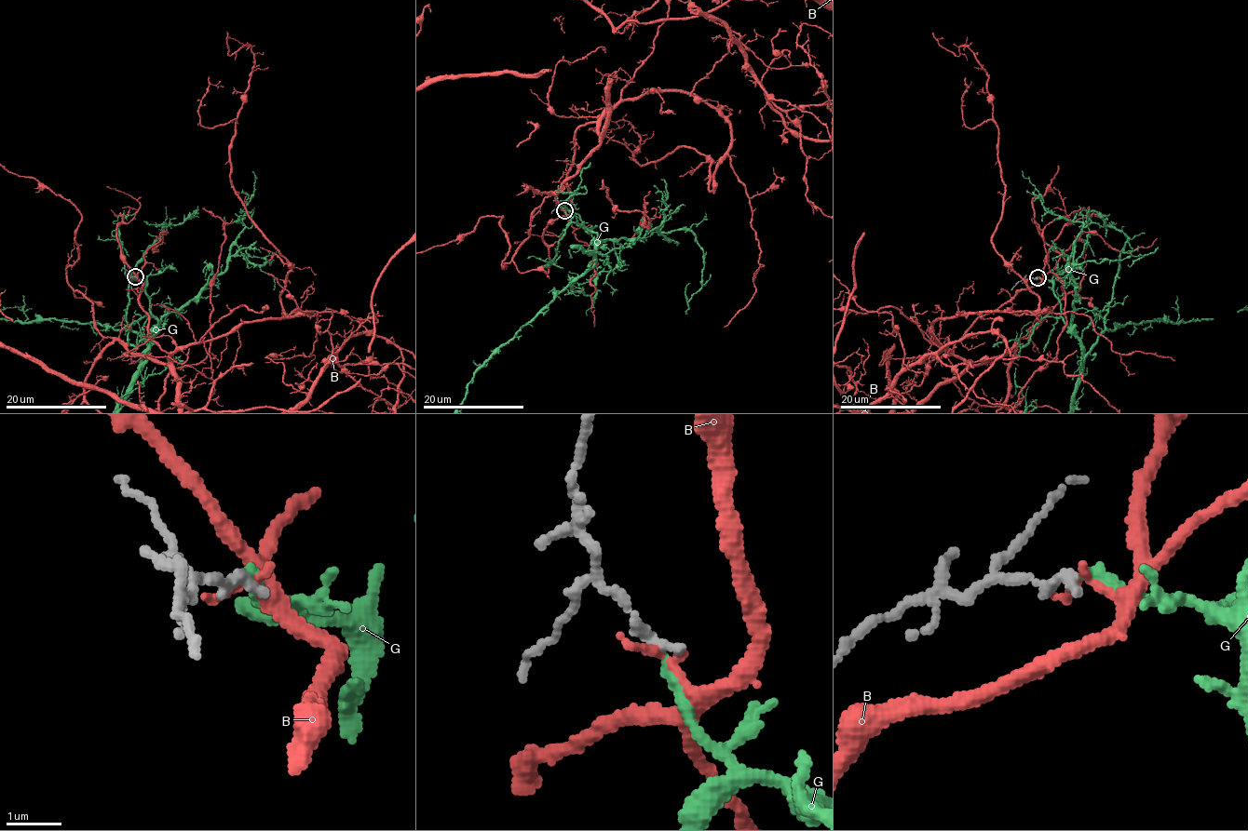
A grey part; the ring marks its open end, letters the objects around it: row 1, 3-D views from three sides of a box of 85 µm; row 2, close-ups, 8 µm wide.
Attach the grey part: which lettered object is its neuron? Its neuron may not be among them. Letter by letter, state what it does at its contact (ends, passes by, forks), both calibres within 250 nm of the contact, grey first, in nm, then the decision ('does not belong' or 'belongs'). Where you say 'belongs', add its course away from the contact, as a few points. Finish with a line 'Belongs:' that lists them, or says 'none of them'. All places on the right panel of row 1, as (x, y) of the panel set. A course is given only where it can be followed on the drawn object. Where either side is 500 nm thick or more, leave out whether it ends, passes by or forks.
B: it ends there; 220 nm thick on the grey side, 160 nm on the other; does not belong
G: it ends there; 220 nm thick on the grey side, 220 nm on the other; belongs
Belongs: G

